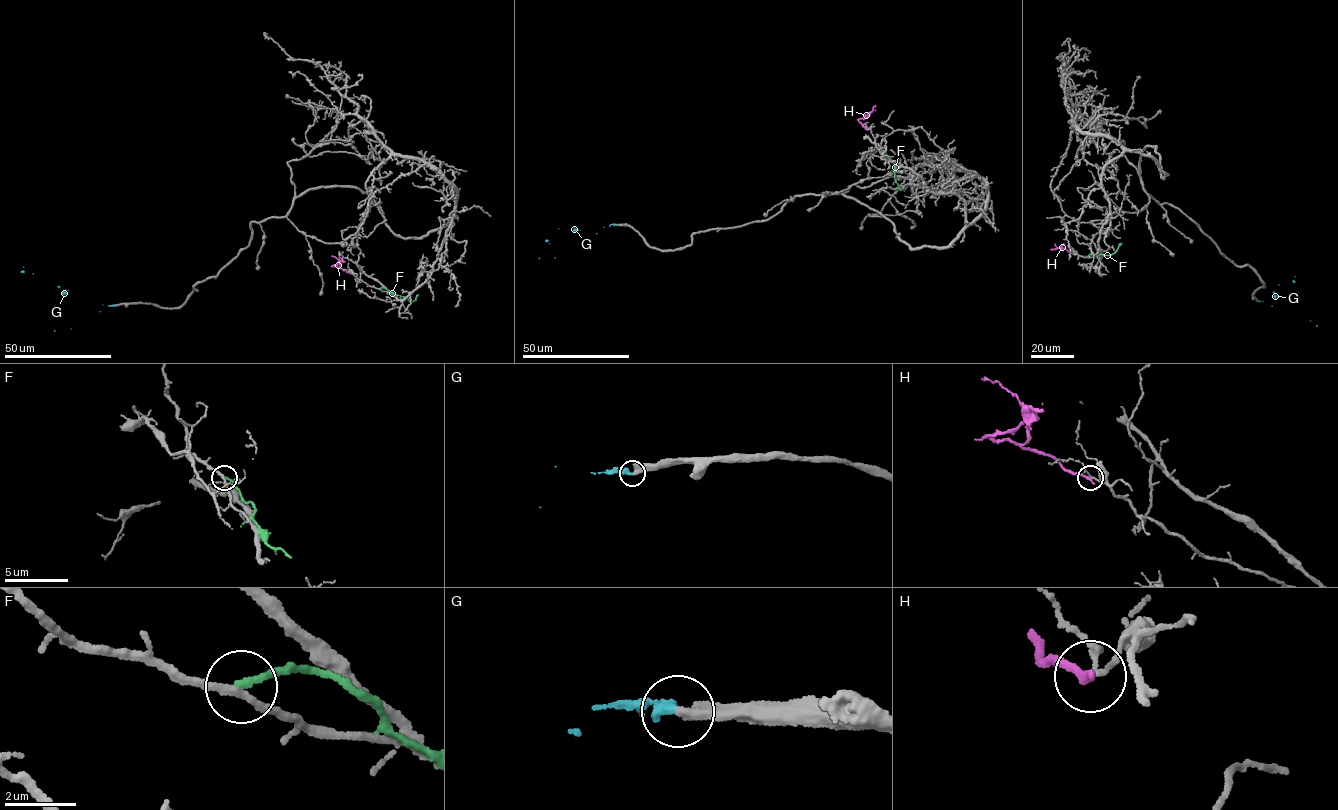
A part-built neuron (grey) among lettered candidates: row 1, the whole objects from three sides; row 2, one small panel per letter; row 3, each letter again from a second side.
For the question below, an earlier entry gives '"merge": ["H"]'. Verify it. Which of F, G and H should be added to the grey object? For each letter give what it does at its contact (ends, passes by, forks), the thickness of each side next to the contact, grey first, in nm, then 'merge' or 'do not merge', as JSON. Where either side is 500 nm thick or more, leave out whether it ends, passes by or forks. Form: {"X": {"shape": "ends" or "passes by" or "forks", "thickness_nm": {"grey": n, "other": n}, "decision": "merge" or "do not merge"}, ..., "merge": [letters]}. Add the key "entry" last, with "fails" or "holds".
{"F": {"shape": "ends", "thickness_nm": {"grey": 190, "other": 200}, "decision": "do not merge"}, "G": {"shape": "ends", "thickness_nm": {"grey": 420, "other": 280}, "decision": "merge"}, "H": {"shape": "ends", "thickness_nm": {"grey": 100, "other": 260}, "decision": "do not merge"}, "merge": ["G"], "entry": "fails"}

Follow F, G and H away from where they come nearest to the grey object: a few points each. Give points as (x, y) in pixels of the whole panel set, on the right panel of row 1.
F: (1088, 257), (1091, 254), (1112, 254), (1121, 243)
G: (1256, 300), (1263, 301), (1273, 293), (1316, 326)
H: (1076, 252), (1062, 248), (1065, 244)

